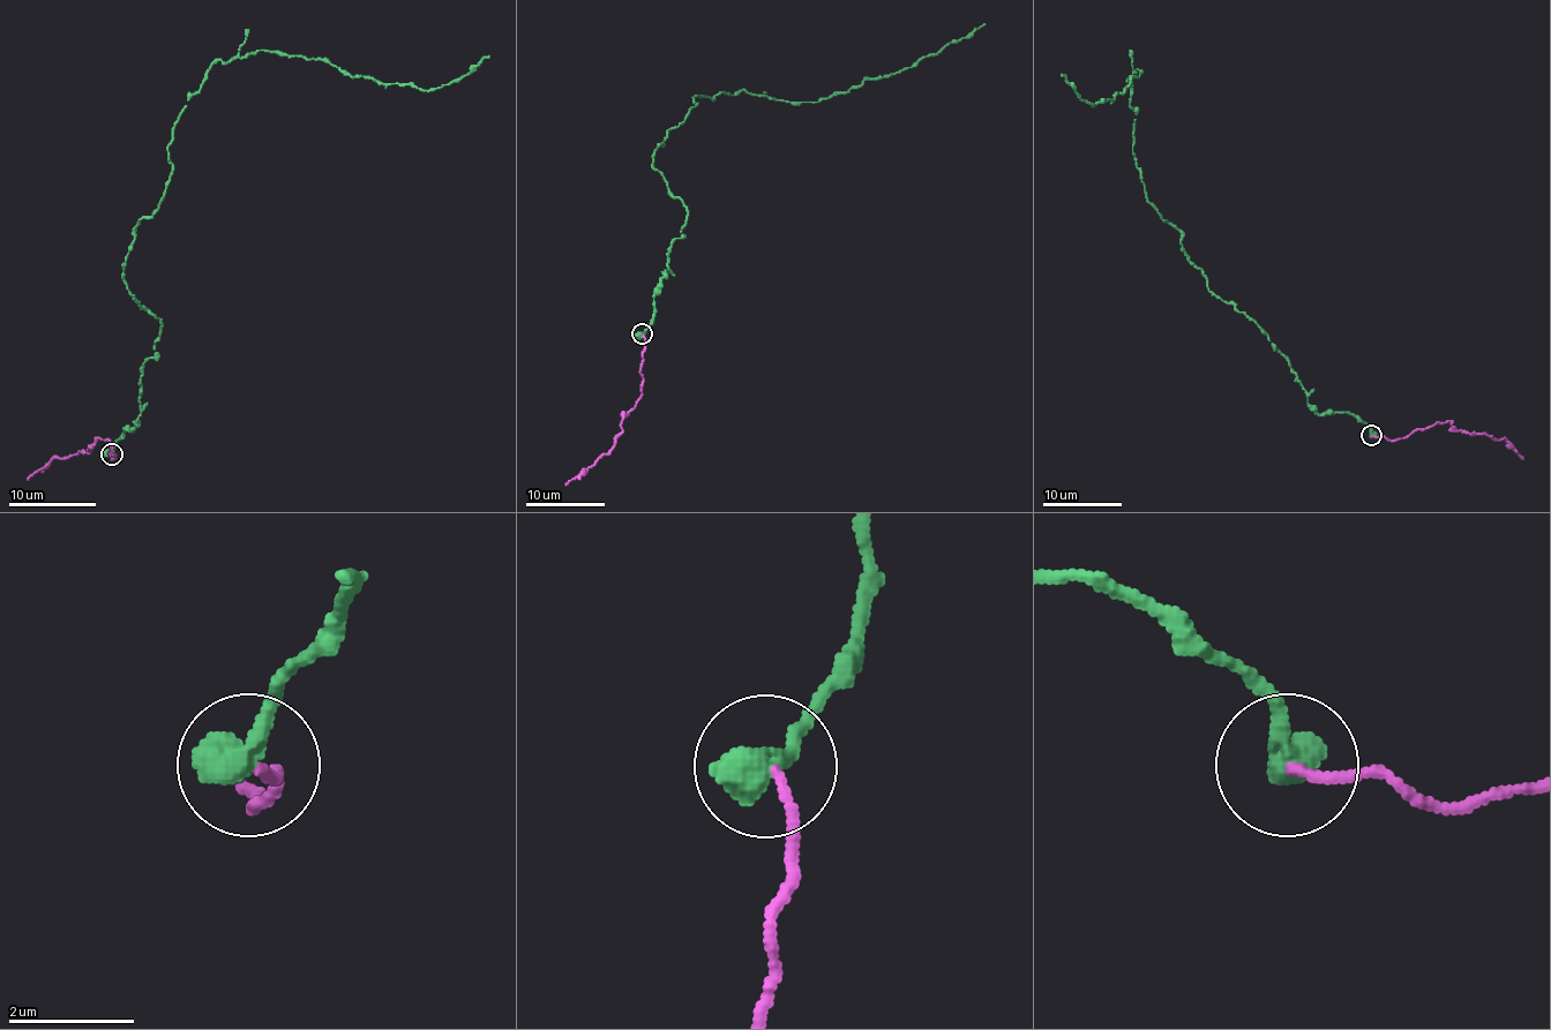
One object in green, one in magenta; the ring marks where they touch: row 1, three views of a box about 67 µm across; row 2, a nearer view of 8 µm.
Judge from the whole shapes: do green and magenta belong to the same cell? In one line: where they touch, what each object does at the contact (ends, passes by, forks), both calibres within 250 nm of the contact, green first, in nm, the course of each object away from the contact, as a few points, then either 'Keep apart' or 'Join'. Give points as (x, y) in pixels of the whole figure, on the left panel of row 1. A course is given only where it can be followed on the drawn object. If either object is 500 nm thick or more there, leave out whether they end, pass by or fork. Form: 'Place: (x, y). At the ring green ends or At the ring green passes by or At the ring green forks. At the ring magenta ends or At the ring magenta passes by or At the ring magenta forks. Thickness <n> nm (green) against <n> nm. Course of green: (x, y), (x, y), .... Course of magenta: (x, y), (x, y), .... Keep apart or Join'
Place: (111, 453). Thickness 600 nm (green) against 140 nm. Course of green: (111, 455), (160, 330), (124, 263), (204, 73), (261, 50), (428, 91), (489, 55). Course of magenta: (113, 455), (113, 448), (104, 438), (87, 452), (52, 458), (28, 480). Join

